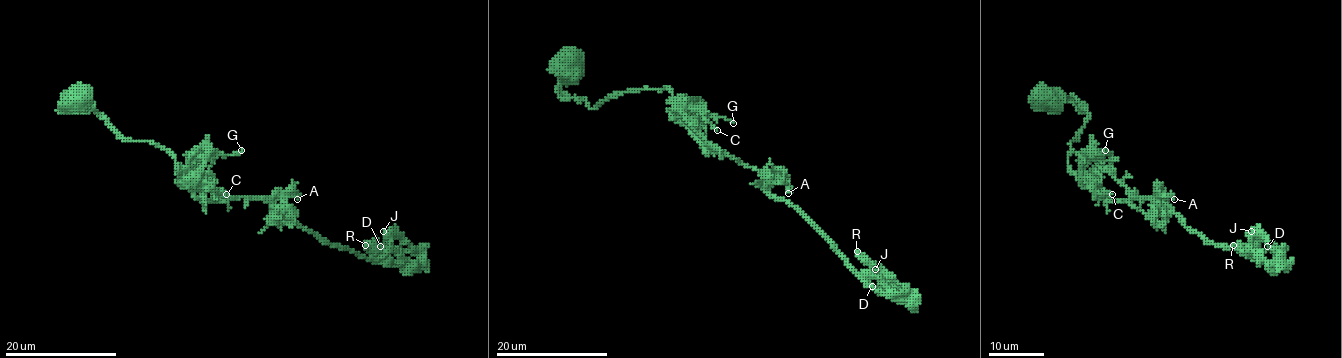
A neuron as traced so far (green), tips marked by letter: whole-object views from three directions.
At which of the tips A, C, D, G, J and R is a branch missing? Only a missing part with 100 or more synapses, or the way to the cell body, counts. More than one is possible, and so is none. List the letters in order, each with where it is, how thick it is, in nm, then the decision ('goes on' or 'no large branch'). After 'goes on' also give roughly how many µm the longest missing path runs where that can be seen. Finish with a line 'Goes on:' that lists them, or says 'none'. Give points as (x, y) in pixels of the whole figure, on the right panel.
A: at (1174, 199); 240 nm thick; no large branch
C: at (1112, 194); 220 nm thick; no large branch
D: at (1267, 246); 400 nm thick; no large branch
G: at (1105, 150); 190 nm thick; no large branch
J: at (1251, 231); 480 nm thick; no large branch
R: at (1233, 245); 360 nm thick; no large branch
Goes on: none

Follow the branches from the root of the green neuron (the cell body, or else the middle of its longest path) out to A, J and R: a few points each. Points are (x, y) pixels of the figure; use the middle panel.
A: (570, 56), (559, 73), (566, 95), (595, 108), (613, 94), (667, 87), (711, 144), (781, 176), (788, 193)
J: (570, 56), (566, 95), (595, 108), (667, 87), (711, 144), (908, 300), (875, 269)
R: (570, 56), (566, 95), (595, 108), (667, 87), (859, 273), (904, 290), (857, 251)

